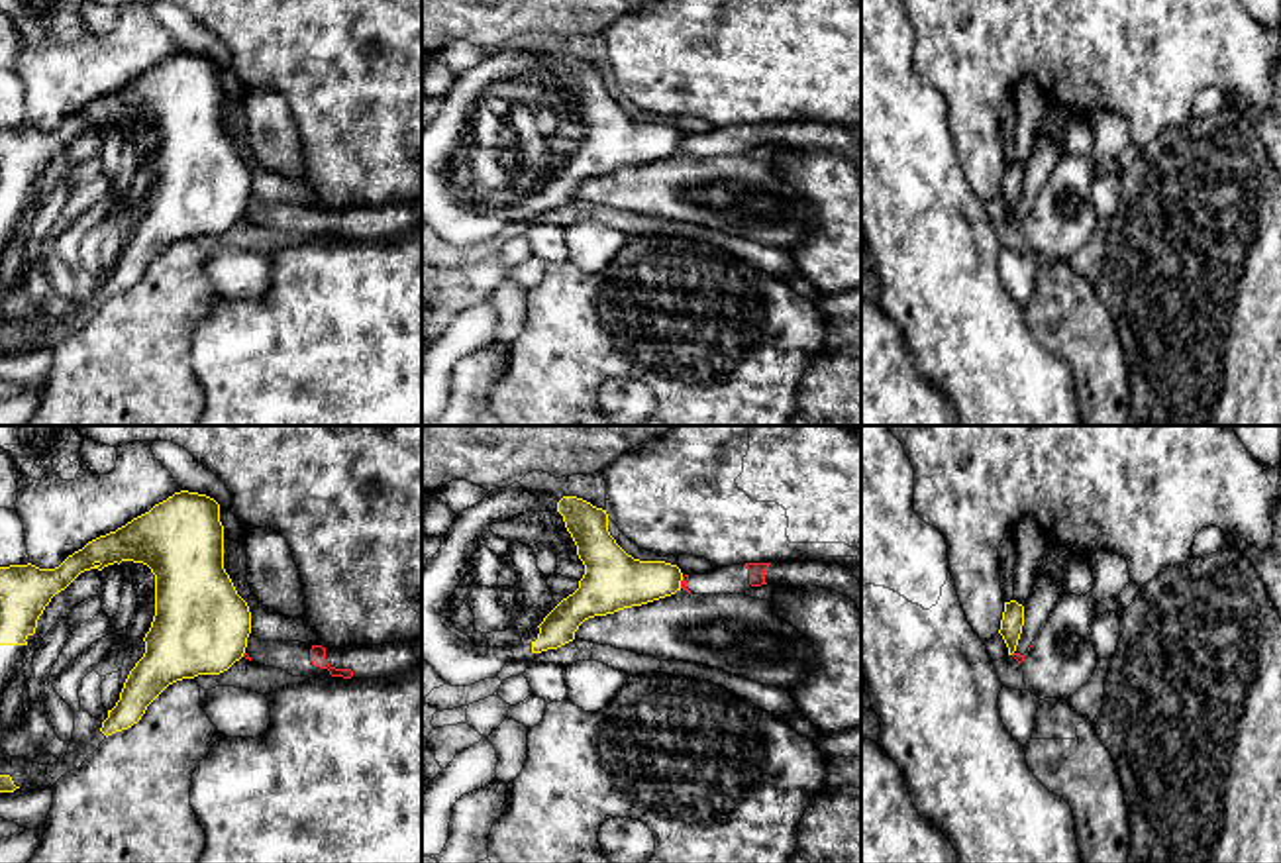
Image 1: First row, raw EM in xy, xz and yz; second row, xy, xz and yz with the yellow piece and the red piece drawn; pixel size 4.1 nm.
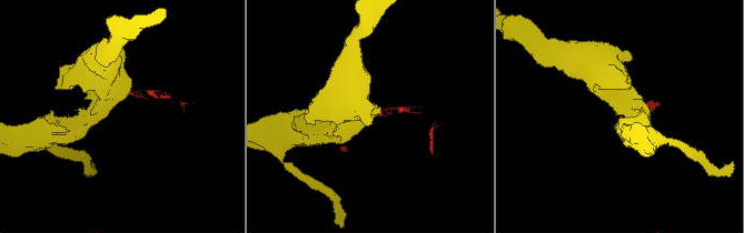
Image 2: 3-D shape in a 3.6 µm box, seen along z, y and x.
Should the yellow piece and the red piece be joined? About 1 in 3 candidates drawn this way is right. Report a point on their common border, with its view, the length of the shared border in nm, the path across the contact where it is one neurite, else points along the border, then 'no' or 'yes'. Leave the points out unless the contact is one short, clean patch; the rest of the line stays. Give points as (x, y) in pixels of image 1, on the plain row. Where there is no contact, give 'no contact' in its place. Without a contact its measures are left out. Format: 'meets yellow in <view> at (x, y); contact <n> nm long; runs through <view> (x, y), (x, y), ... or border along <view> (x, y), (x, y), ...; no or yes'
meets yellow in xz at (679, 144); contact 50 nm long; border along xz (683, 138), (679, 148); no

